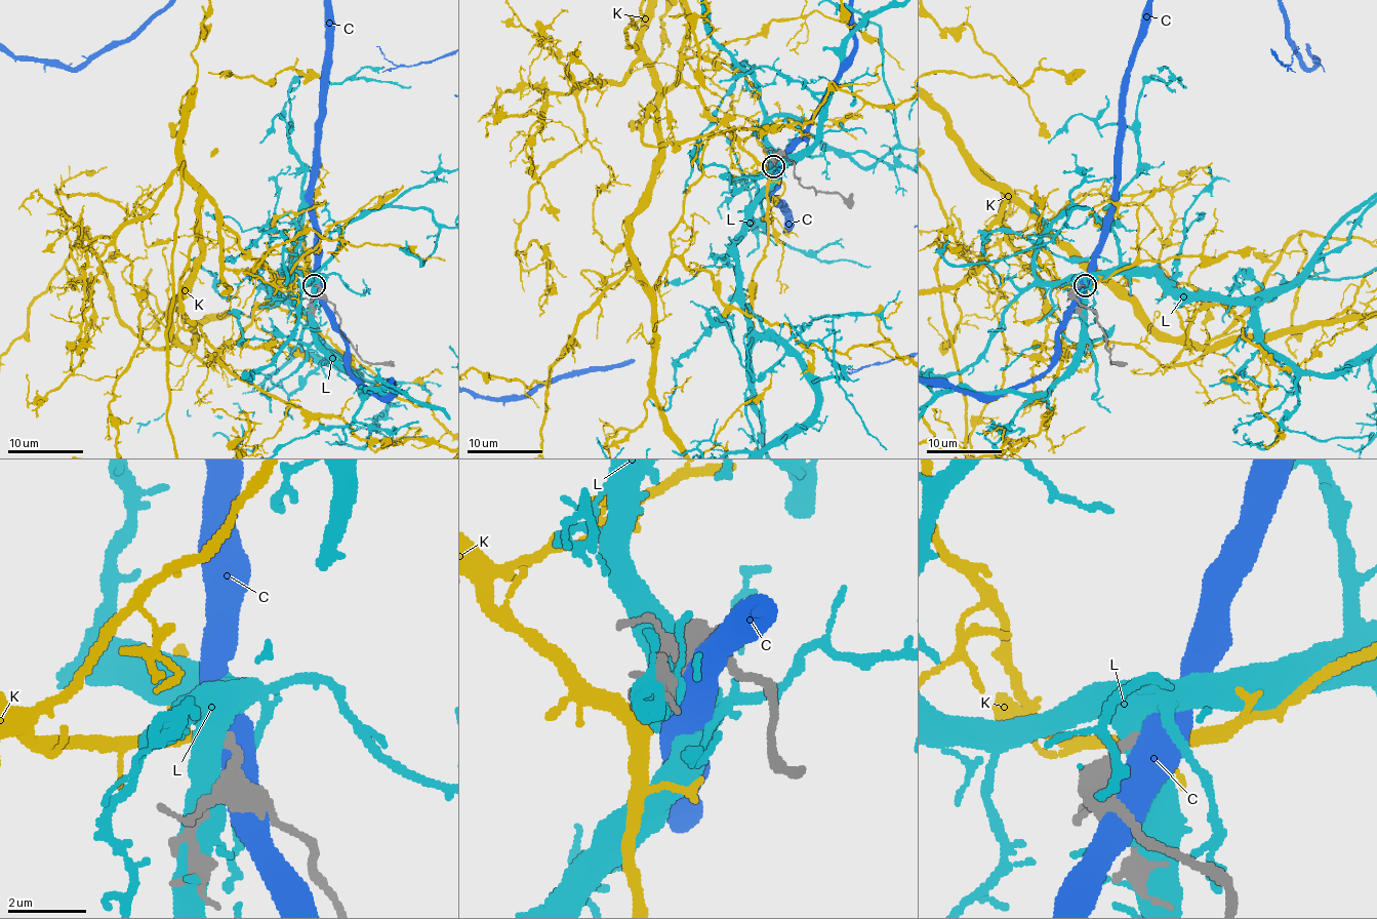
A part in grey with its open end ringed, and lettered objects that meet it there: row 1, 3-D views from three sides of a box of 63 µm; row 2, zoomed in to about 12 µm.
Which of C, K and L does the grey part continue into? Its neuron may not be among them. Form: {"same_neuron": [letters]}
{"same_neuron": ["K"]}

